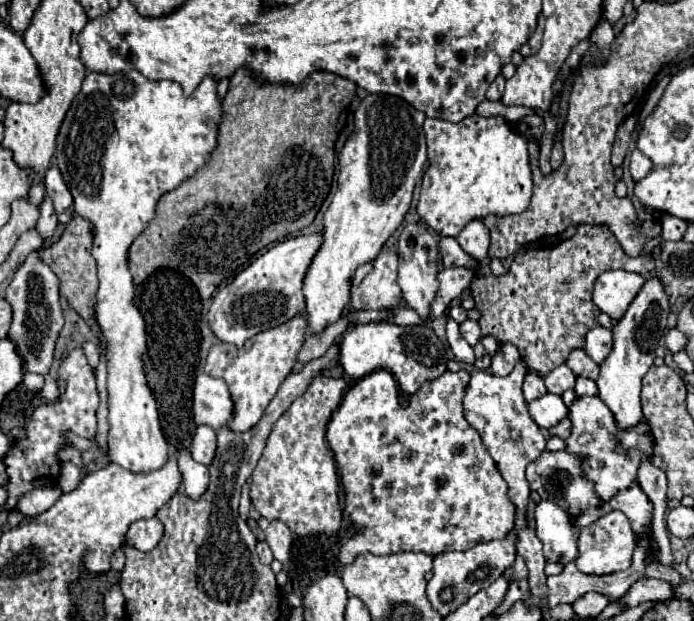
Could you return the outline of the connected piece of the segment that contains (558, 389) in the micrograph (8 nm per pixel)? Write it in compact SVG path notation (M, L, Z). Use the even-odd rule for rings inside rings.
M561 364L551 374L545 376L545 386L553 394L563 394L565 390L575 386L575 378L577 376L571 372L571 368L567 364Z

